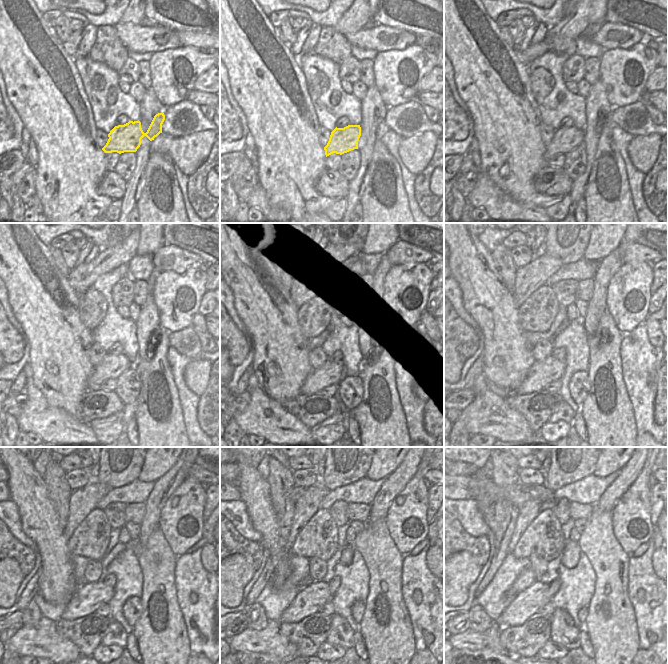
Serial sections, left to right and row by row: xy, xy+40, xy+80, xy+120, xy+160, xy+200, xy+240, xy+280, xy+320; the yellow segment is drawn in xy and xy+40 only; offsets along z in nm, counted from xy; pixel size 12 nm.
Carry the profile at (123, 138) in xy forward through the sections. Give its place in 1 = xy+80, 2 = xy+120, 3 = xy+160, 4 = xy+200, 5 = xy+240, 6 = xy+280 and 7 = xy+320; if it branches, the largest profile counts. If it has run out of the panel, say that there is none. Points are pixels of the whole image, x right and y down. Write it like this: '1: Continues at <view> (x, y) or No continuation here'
1: Continues at xy+80 (564, 140)
2: Continues at xy+120 (112, 366)
3: Continues at xy+160 (332, 371)
4: Continues at xy+200 (541, 373)
5: Continues at xy+240 (89, 596)
6: Continues at xy+280 (311, 599)
7: Continues at xy+320 (527, 603).

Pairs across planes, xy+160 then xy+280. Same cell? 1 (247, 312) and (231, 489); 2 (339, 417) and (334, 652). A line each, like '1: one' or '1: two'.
1: two
2: two

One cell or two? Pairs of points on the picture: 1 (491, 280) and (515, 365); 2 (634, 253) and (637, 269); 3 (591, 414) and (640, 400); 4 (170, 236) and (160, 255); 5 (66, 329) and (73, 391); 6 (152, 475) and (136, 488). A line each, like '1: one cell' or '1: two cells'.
1: one cell
2: two cells
3: two cells
4: two cells
5: one cell
6: two cells

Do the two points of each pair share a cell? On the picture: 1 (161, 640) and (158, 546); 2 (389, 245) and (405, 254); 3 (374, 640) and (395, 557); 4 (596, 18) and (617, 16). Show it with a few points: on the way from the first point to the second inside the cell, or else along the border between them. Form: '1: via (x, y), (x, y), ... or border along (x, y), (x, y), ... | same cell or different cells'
1: via (170, 617), (170, 602), (162, 581), (162, 569) | same cell
2: via (393, 248), (401, 253) | same cell
3: via (392, 619), (392, 578) | same cell
4: border along (606, 10), (606, 21), (623, 23), (627, 26) | different cells

